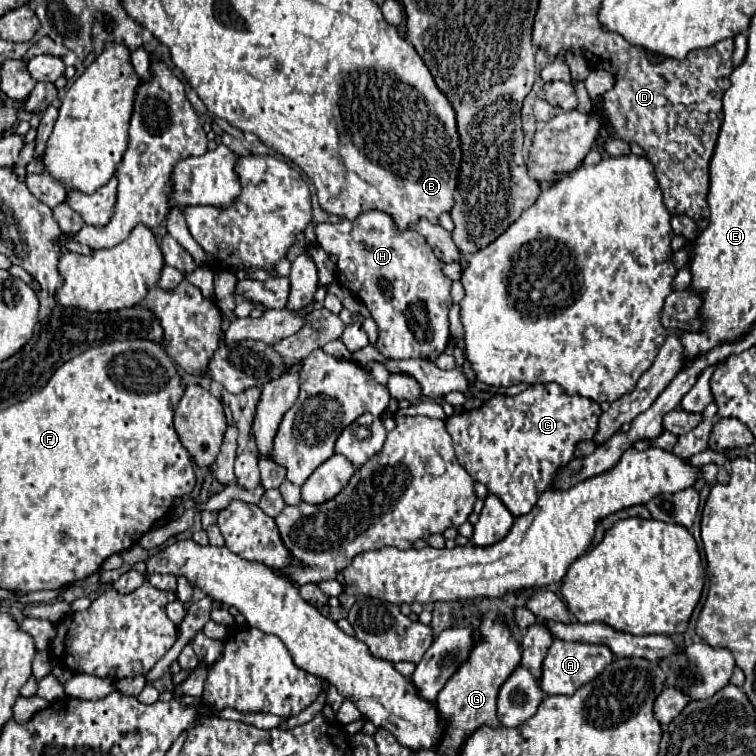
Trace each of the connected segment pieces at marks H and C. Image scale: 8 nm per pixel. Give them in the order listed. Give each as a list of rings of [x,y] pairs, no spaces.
[[[371,209],[363,211],[355,221],[341,219],[337,223],[319,223],[315,227],[321,249],[337,257],[337,281],[355,291],[357,297],[371,311],[379,327],[377,349],[389,359],[413,359],[427,357],[435,361],[449,345],[449,307],[451,307],[451,279],[443,275],[443,261],[439,261],[427,241],[415,231],[399,231],[391,215]]]
[[[535,383],[529,385],[523,393],[515,397],[491,397],[491,401],[485,401],[479,409],[463,411],[459,415],[453,415],[445,421],[449,435],[453,437],[455,455],[461,463],[461,467],[479,483],[483,483],[489,493],[497,495],[505,507],[515,515],[525,515],[533,509],[539,495],[547,489],[551,489],[553,477],[559,467],[567,465],[575,455],[575,445],[583,439],[591,441],[597,431],[601,407],[599,403],[579,397],[579,395],[567,395],[559,385],[555,383]]]

